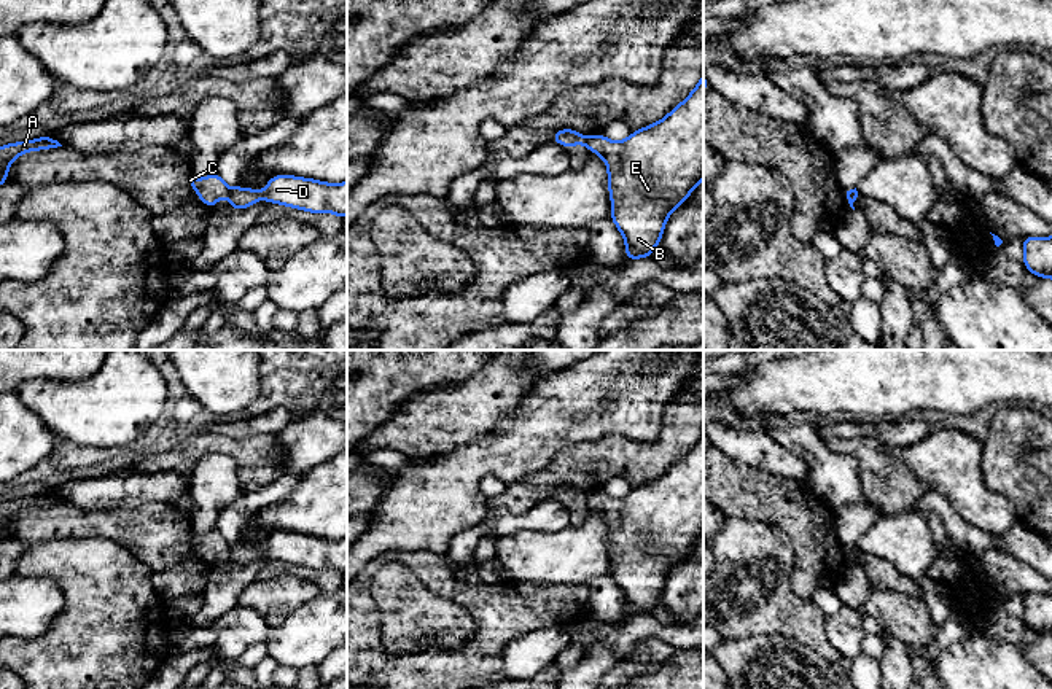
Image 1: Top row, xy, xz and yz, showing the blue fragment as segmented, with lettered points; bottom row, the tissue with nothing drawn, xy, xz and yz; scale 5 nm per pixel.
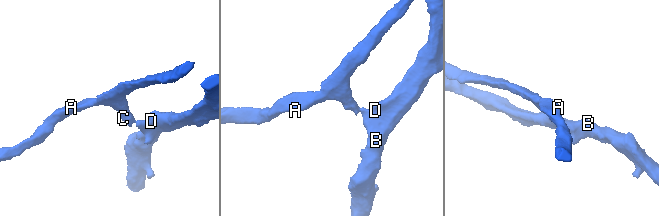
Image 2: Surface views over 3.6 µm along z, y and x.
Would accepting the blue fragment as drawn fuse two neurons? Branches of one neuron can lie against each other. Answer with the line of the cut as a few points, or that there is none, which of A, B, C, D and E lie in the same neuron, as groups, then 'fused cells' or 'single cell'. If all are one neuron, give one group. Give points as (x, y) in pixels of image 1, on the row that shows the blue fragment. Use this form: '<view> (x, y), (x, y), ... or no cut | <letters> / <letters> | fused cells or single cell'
xy (233, 190), (229, 196) | A C / B D E | fused cells

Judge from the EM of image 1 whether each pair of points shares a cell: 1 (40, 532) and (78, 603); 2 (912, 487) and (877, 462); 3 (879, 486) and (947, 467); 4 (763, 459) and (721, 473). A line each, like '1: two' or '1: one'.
1: two
2: one
3: two
4: two

